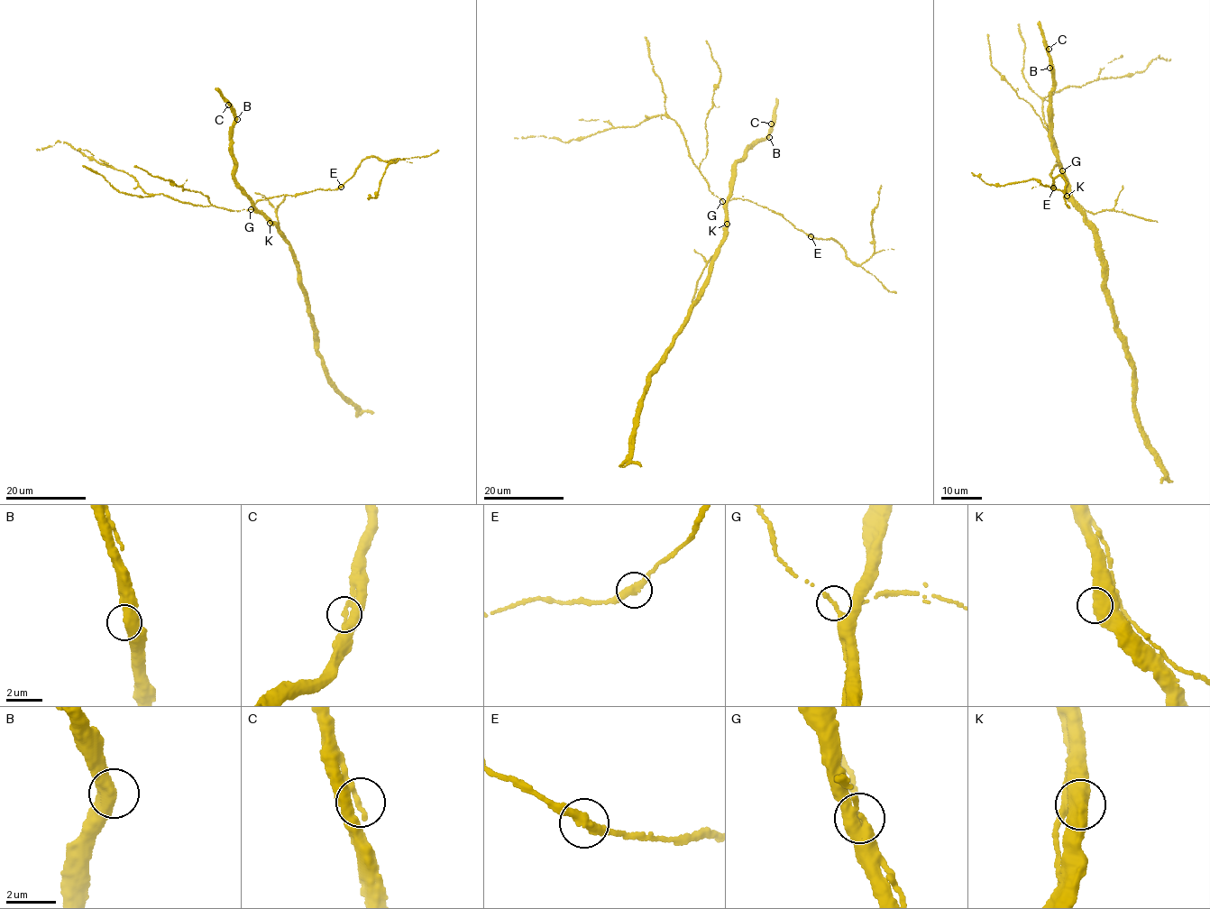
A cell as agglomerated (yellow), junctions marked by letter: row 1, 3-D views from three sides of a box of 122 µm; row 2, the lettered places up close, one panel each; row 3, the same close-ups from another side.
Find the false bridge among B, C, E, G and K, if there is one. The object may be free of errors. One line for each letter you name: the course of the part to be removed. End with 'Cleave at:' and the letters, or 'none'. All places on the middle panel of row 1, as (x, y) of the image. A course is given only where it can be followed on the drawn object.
Cleave at: none

